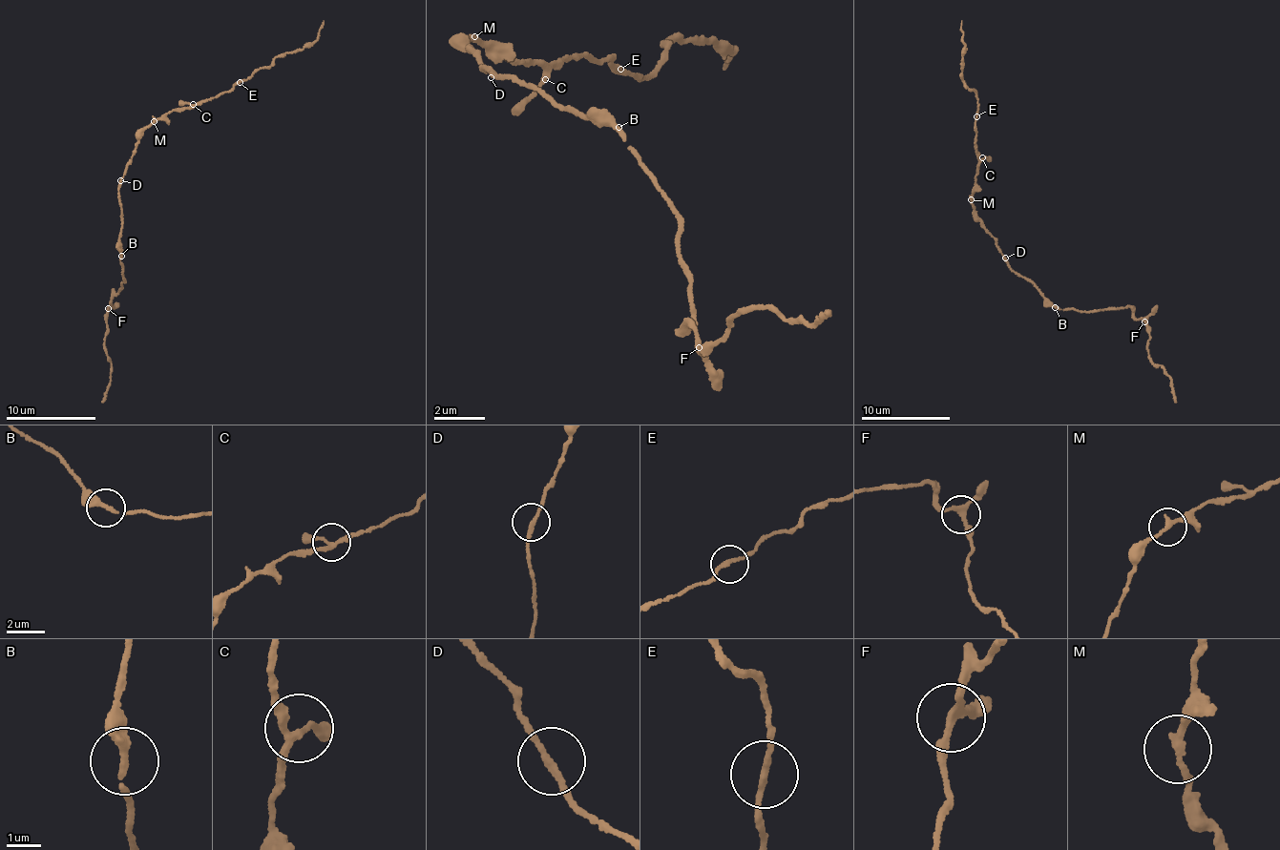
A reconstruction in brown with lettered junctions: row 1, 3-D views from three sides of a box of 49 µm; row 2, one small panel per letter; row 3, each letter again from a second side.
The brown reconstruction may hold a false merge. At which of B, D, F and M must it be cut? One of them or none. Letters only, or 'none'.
none

